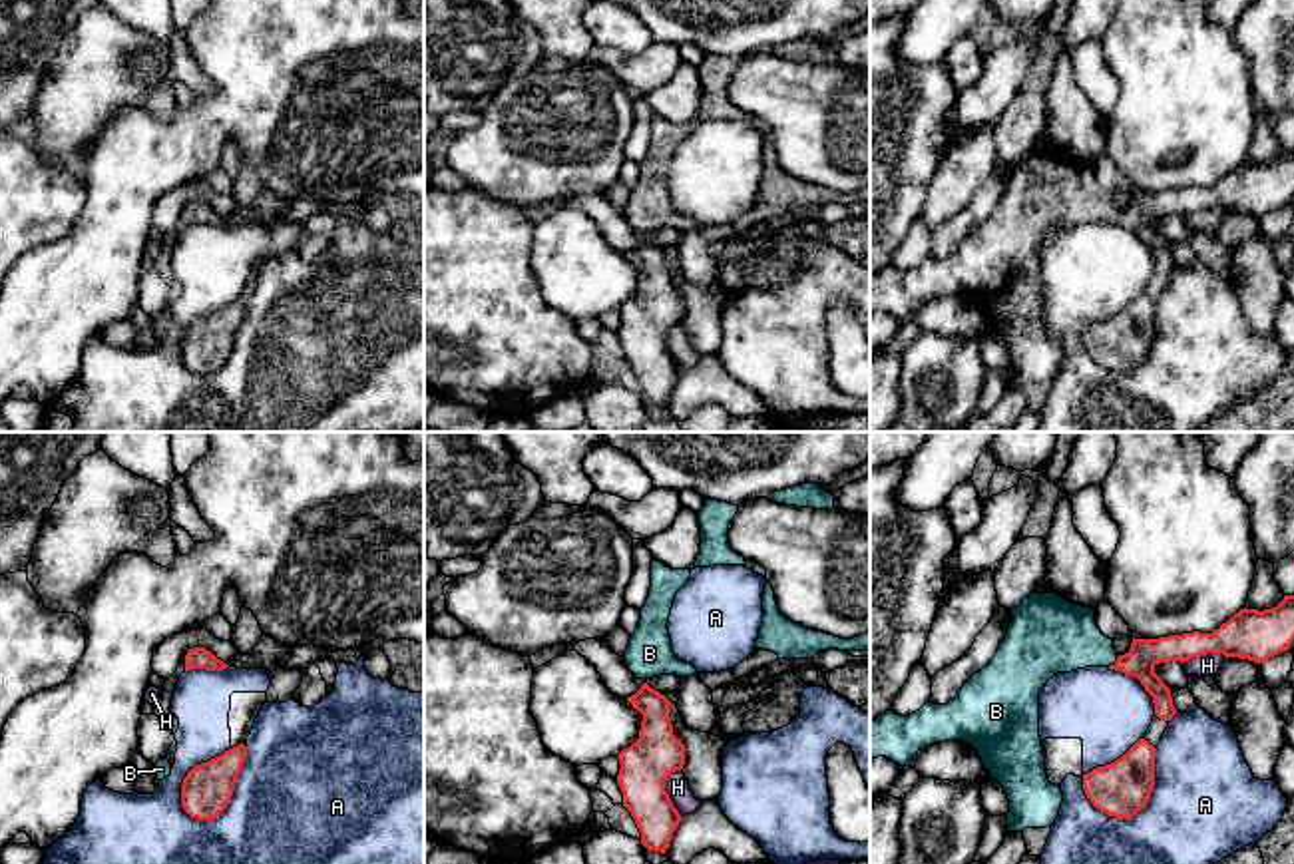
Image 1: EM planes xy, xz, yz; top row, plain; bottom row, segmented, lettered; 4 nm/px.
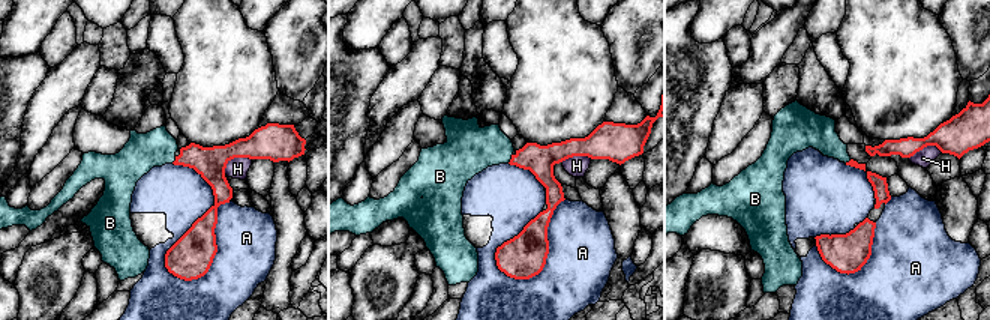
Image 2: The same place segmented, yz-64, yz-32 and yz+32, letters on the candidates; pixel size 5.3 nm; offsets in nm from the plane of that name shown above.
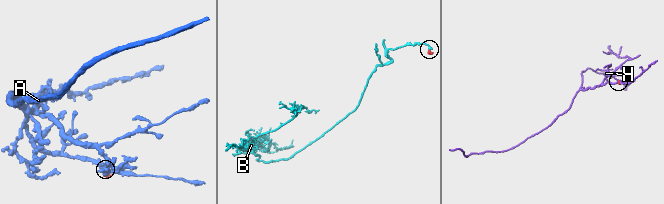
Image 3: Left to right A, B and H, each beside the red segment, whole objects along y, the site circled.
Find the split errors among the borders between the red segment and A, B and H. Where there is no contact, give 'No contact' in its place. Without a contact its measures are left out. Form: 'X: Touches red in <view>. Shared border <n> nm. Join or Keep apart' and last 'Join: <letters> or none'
A: Touches red in yz. Shared border 360 nm. Keep apart
B: Touches red in yz. Shared border 70 nm. Join
H: Touches red in xz. Shared border 190 nm. Keep apart
Join: B

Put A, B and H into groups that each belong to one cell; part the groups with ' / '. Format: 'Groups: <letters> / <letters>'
Groups: A / B / H

